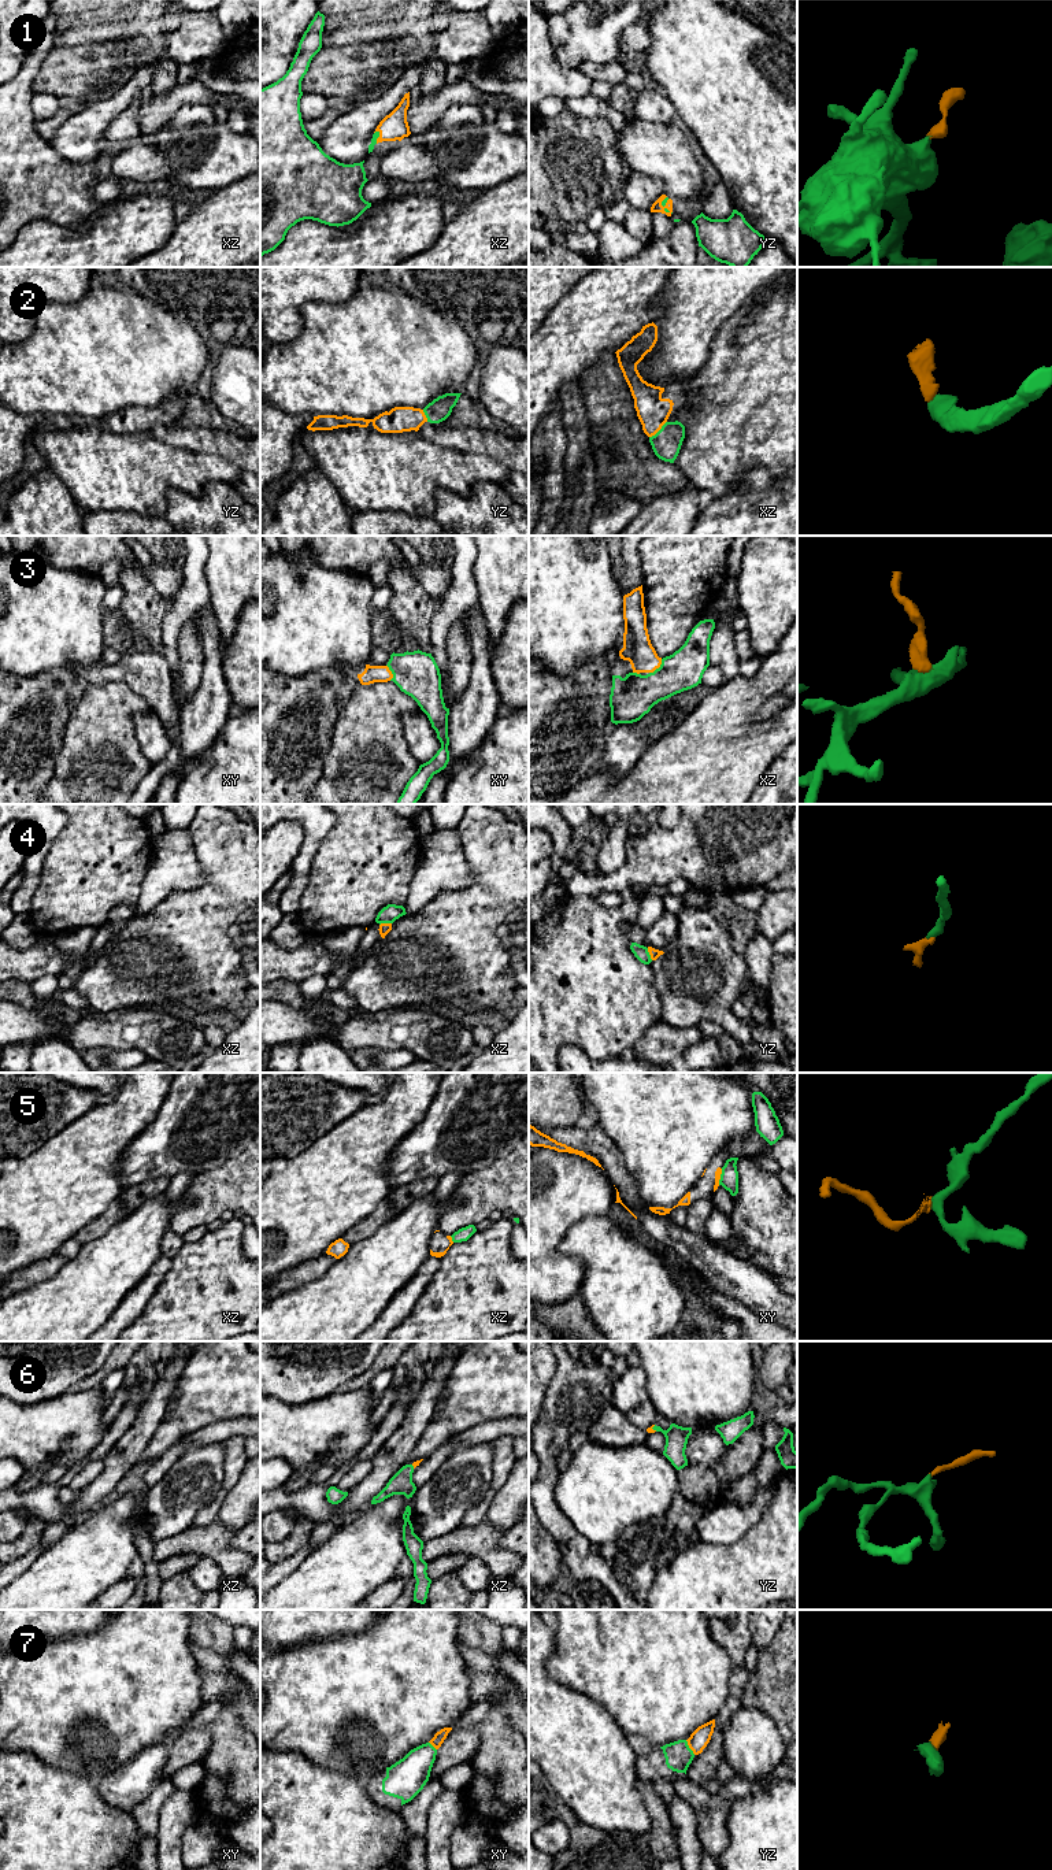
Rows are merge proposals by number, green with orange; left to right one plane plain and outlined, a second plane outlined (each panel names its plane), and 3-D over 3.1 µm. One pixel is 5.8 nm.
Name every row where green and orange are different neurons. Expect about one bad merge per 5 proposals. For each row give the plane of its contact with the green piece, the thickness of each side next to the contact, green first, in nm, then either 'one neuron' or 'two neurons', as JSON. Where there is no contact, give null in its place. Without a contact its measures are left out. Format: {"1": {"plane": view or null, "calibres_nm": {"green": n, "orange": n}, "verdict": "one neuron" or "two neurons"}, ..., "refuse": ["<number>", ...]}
{"1": {"plane": "xz", "calibres_nm": {"green": 40, "orange": 160}, "verdict": "one neuron"}, "2": {"plane": "xz", "calibres_nm": {"green": 170, "orange": 190}, "verdict": "one neuron"}, "3": {"plane": "xz", "calibres_nm": {"green": 260, "orange": 170}, "verdict": "one neuron"}, "4": {"plane": "xz", "calibres_nm": {"green": 100, "orange": 70}, "verdict": "one neuron"}, "5": {"plane": "xy", "calibres_nm": {"green": 110, "orange": 40}, "verdict": "two neurons"}, "6": {"plane": "yz", "calibres_nm": {"green": 130, "orange": 30}, "verdict": "one neuron"}, "7": {"plane": "yz", "calibres_nm": {"green": 160, "orange": 110}, "verdict": "one neuron"}, "refuse": ["5"]}

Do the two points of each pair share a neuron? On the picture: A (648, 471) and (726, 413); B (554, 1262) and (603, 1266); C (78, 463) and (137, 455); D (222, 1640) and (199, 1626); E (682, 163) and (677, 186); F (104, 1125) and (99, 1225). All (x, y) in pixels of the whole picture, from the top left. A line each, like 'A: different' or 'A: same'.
A: different
B: different
C: same
D: same
E: same
F: different

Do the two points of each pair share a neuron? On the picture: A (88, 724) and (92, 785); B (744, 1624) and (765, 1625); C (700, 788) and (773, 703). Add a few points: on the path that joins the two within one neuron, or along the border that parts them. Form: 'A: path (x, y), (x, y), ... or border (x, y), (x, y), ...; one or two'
A: path (92, 739), (92, 770); one
B: border (749, 1624), (751, 1644); two
C: border (780, 692), (773, 695), (759, 708), (755, 719); two

